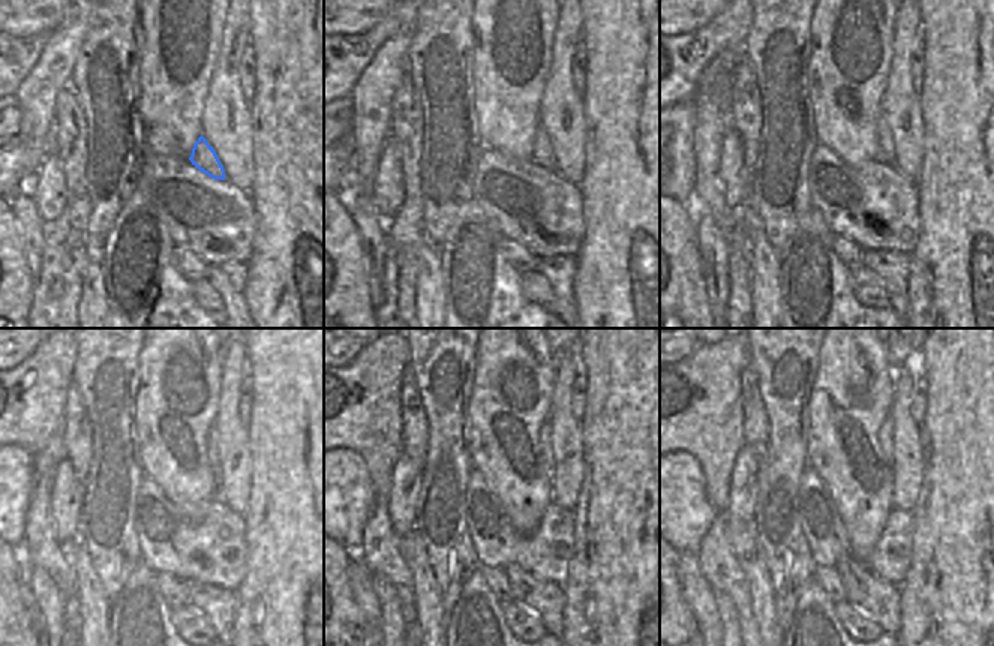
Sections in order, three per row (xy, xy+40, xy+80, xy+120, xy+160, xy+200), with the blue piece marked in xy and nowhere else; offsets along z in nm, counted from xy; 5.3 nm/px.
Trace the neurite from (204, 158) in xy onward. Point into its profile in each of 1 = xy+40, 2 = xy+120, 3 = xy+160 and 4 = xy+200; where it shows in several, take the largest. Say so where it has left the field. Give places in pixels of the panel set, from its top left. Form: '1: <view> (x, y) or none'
1: xy+40 (541, 153)
2: xy+120 (212, 453)
3: xy+160 (544, 430)
4: xy+200 (886, 427)

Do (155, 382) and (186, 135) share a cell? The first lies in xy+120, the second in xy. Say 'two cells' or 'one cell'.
one cell

